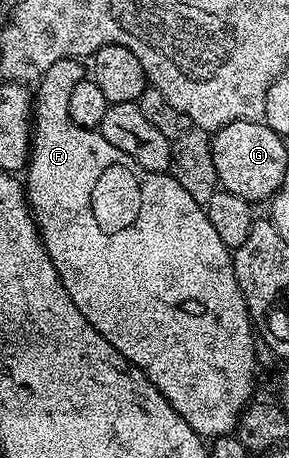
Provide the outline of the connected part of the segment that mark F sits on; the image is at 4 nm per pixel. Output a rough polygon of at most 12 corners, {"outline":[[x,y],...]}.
{"outline":[[33,97],[27,199],[69,299],[204,439],[257,330],[206,208]]}

